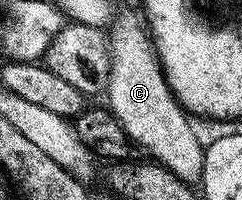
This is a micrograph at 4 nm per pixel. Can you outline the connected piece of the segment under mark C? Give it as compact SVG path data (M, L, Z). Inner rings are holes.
M121 16L113 21L114 36L112 32L109 37L110 80L104 93L105 99L110 99L108 107L130 140L150 155L147 157L176 174L182 181L197 183L201 179L205 160L203 143L199 142L190 125L191 117L166 85L151 37L139 21L138 25L132 17Z

